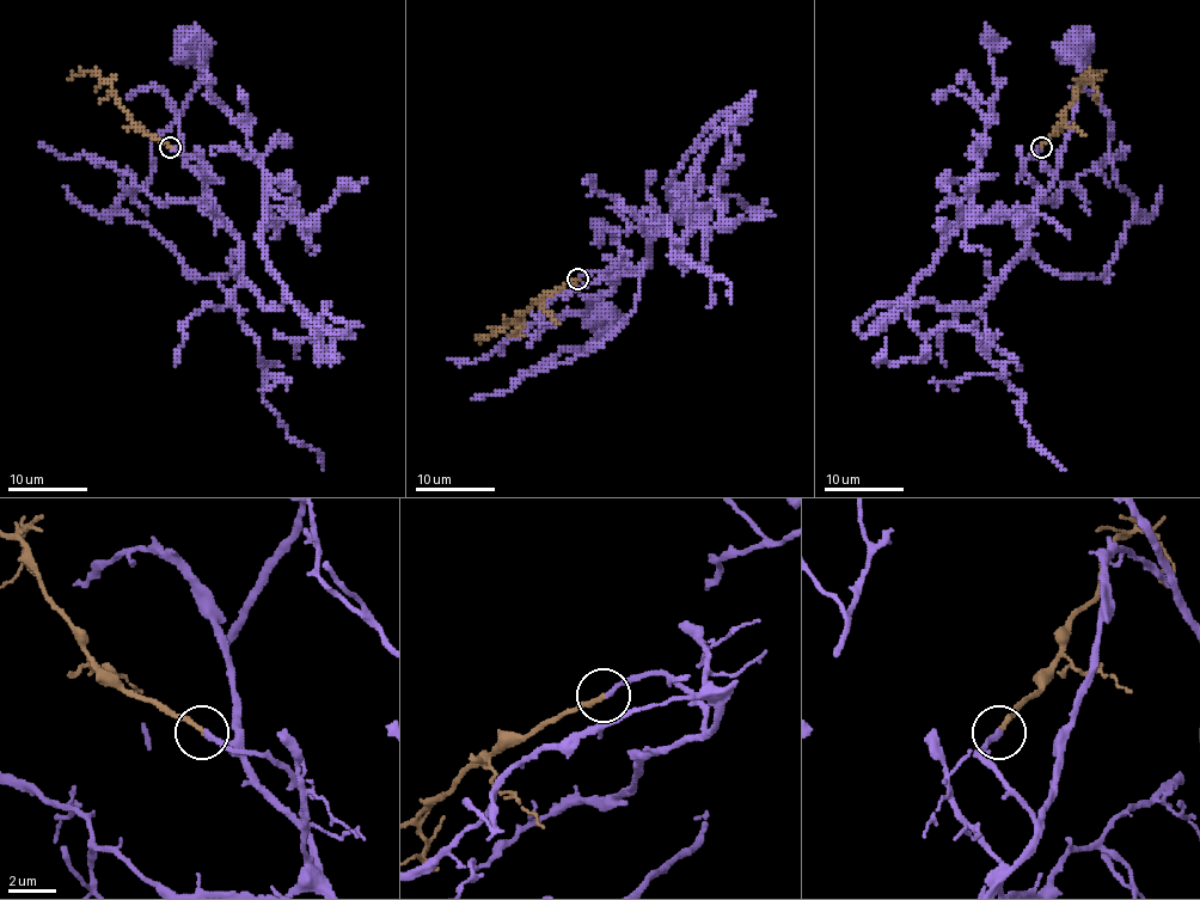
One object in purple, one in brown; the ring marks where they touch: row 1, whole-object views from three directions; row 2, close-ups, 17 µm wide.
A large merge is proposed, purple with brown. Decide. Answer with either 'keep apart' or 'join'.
join

